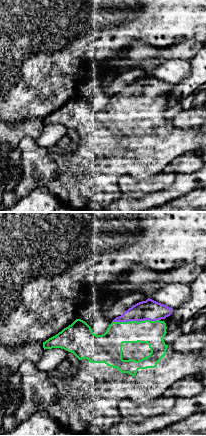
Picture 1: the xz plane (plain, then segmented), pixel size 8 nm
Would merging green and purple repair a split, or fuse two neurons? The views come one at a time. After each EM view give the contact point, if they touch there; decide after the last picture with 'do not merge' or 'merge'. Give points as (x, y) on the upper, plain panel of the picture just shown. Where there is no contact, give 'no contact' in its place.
contact (135, 97)

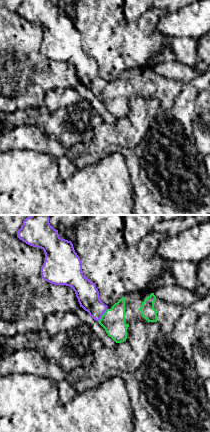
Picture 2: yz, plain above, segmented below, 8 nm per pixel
contact (102, 91)

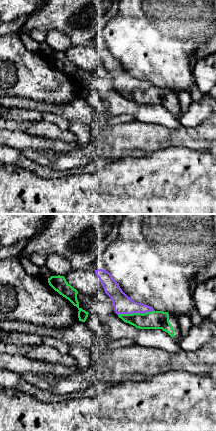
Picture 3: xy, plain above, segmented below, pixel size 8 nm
contact (135, 89)

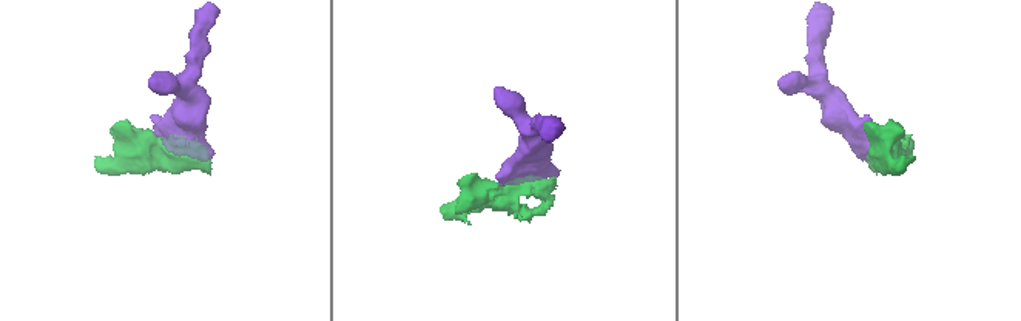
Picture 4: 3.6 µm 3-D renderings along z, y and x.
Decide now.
merge

